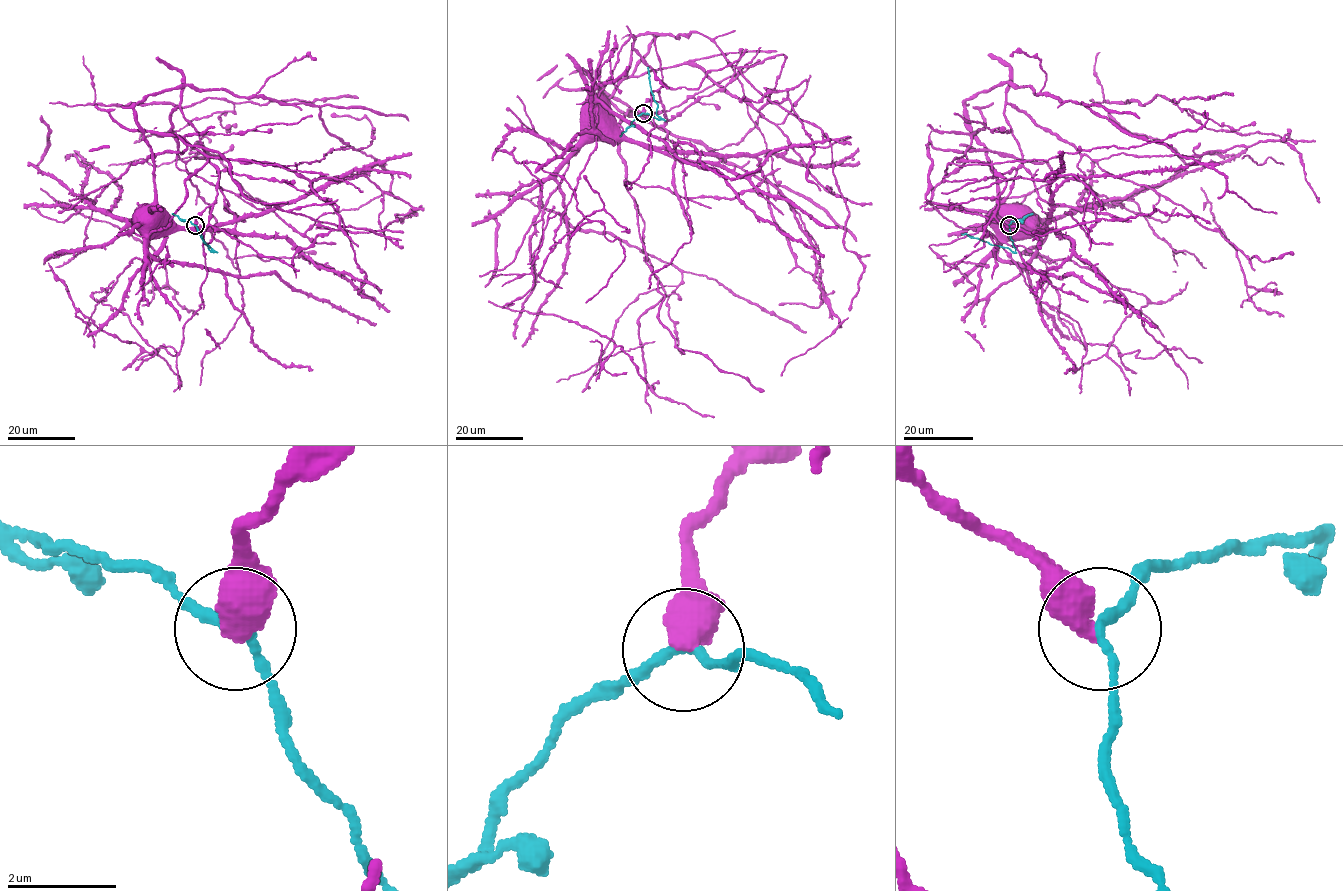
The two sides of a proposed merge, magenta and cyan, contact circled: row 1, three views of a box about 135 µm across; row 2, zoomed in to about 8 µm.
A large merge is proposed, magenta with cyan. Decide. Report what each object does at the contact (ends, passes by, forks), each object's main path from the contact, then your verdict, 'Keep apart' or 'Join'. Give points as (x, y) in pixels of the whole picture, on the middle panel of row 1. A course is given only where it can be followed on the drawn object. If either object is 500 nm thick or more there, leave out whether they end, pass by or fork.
Course of magenta: (643, 113), (648, 101), (659, 102), (667, 138), (681, 152), (626, 137), (598, 102). Course of cyan: (643, 113), (661, 119), (656, 114), (657, 103), (650, 91), (648, 67). Keep apart

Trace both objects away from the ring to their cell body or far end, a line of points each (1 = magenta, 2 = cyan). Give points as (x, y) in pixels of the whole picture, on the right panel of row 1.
1: (1008, 225), (995, 207), (1022, 167), (1048, 220), (1034, 227), (998, 213)
2: (1008, 225), (1014, 252), (961, 233)

